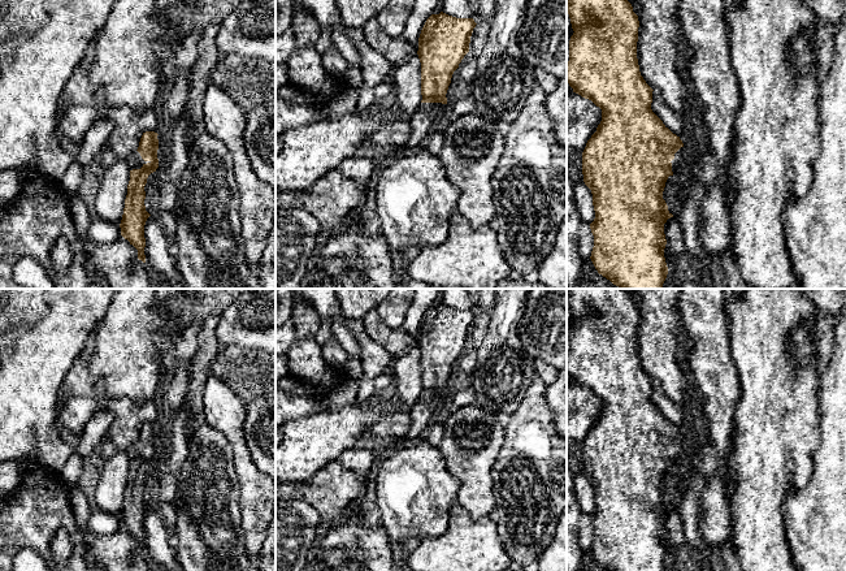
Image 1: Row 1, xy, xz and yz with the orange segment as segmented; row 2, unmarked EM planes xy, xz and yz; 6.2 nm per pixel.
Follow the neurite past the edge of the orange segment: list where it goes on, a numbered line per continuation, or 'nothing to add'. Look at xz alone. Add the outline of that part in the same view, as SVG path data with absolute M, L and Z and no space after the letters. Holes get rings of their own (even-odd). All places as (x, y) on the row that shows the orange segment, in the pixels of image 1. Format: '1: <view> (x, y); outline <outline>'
1: xz (421, 121); outline M421 103L408 118L411 135L402 147L417 148L424 144L430 135L431 127L443 117L444 108L446 104L442 103Z

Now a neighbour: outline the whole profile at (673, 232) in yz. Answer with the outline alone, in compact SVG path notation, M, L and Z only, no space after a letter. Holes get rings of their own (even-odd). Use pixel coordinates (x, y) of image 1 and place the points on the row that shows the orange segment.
M676 216L668 219L664 224L664 234L667 239L664 258L668 271L671 271L684 259L686 248L684 232Z

